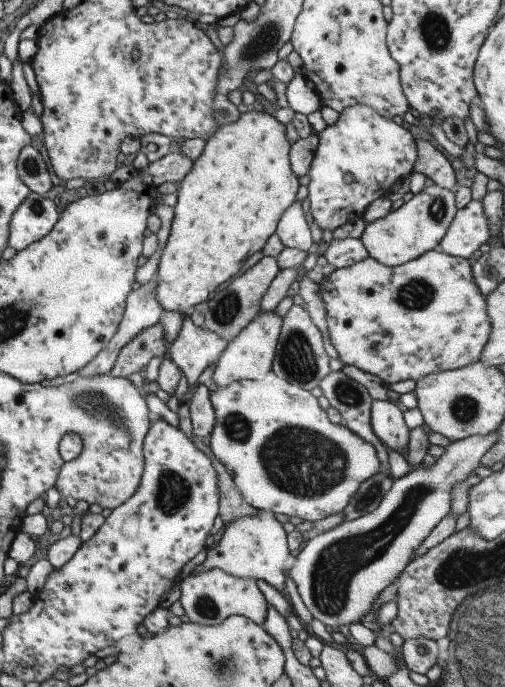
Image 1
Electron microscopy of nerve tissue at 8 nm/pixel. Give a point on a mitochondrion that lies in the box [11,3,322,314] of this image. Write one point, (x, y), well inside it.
(263, 41)

